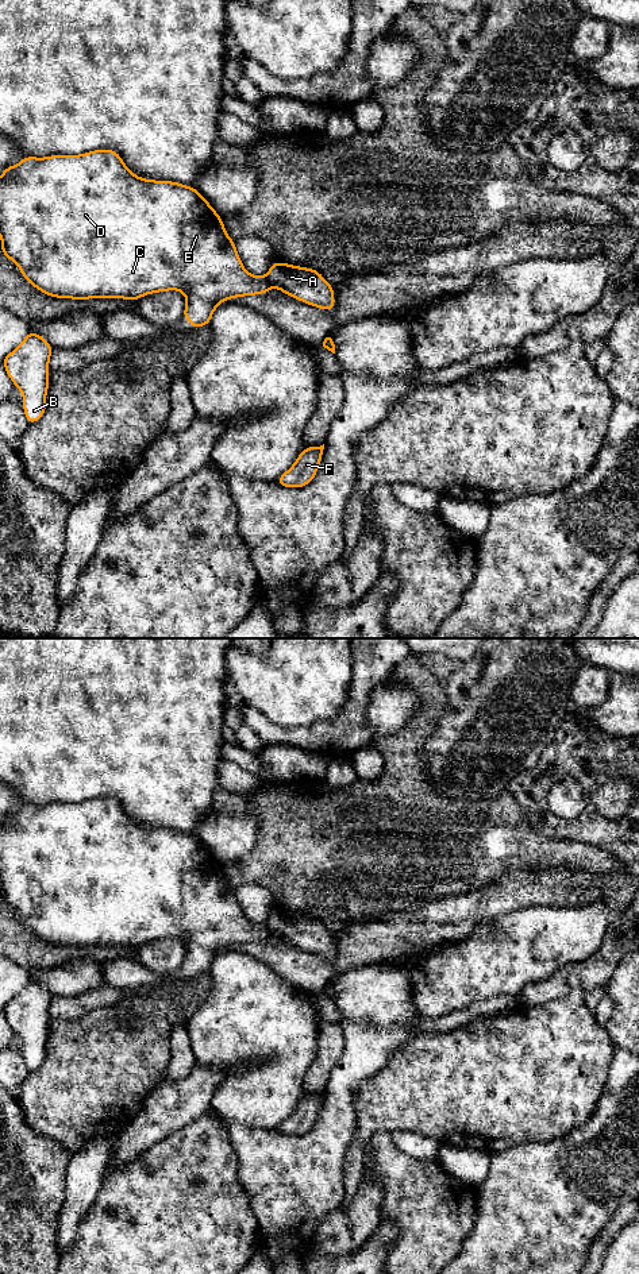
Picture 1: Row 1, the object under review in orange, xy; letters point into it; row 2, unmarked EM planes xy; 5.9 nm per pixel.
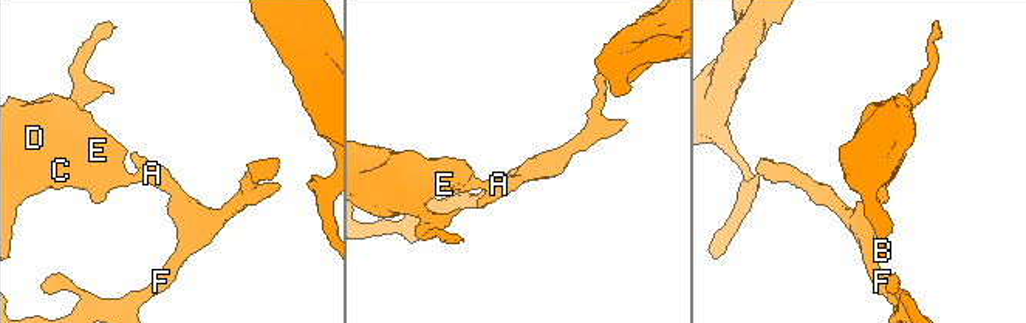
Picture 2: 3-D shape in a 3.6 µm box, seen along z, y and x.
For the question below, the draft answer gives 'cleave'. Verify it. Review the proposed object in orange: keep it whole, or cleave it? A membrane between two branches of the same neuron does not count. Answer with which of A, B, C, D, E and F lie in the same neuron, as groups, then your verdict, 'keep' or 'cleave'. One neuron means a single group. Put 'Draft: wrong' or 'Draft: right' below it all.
groups A F / B C D E; cleave
Draft: right

